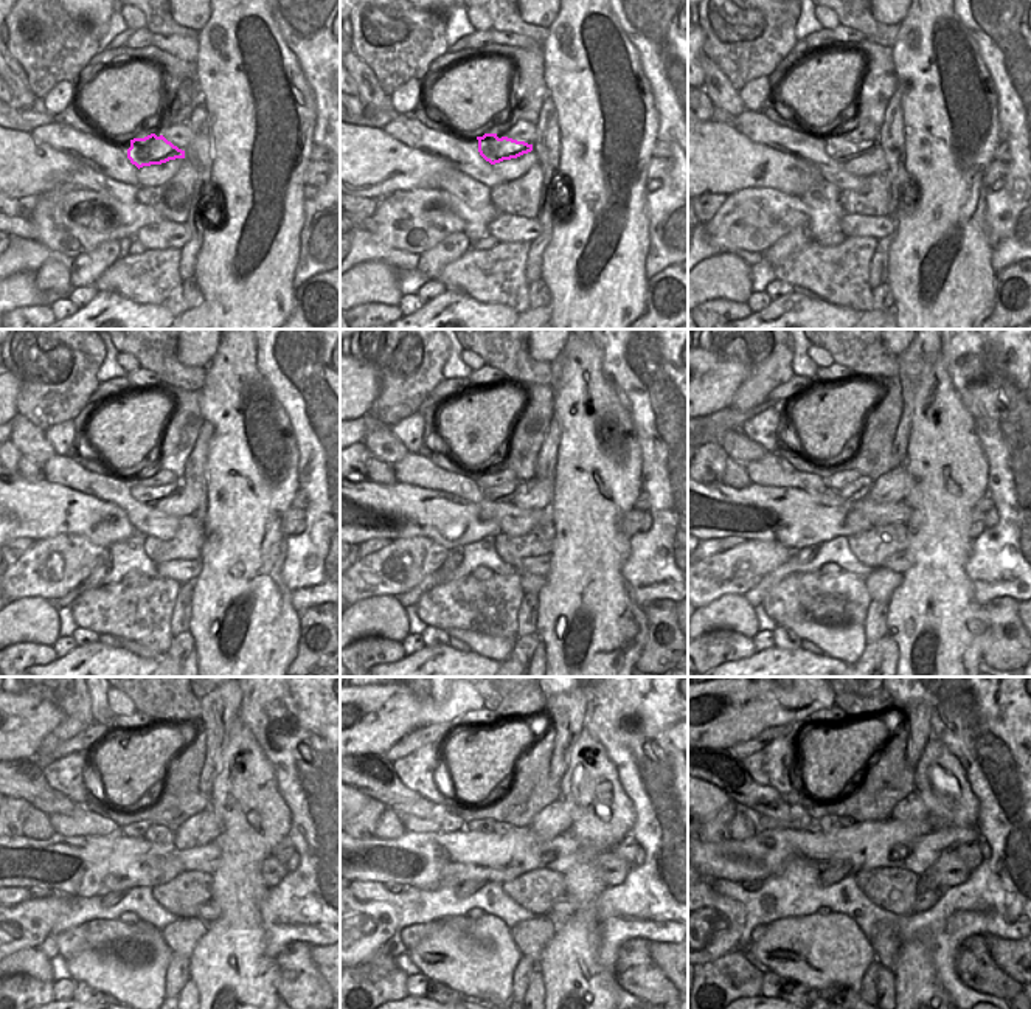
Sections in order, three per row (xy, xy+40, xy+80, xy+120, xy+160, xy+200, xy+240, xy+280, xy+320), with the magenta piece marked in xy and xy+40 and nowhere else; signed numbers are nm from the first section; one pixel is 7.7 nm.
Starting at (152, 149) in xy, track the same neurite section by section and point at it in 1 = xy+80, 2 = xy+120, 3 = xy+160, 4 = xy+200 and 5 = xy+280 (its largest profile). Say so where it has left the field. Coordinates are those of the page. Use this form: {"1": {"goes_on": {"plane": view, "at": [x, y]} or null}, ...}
{"1": {"goes_on": {"plane": "xy+80", "at": [840, 149]}}, "2": {"goes_on": {"plane": "xy+120", "at": [146, 495]}}, "3": {"goes_on": {"plane": "xy+160", "at": [506, 492]}}, "4": {"goes_on": {"plane": "xy+200", "at": [859, 489]}}, "5": {"goes_on": {"plane": "xy+280", "at": [500, 828]}}}

